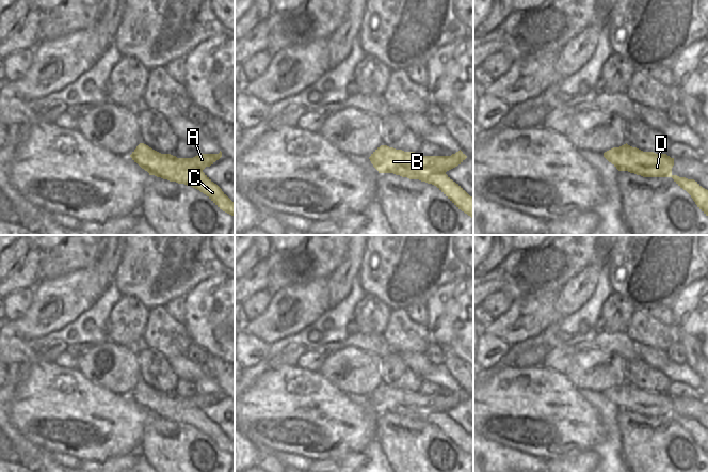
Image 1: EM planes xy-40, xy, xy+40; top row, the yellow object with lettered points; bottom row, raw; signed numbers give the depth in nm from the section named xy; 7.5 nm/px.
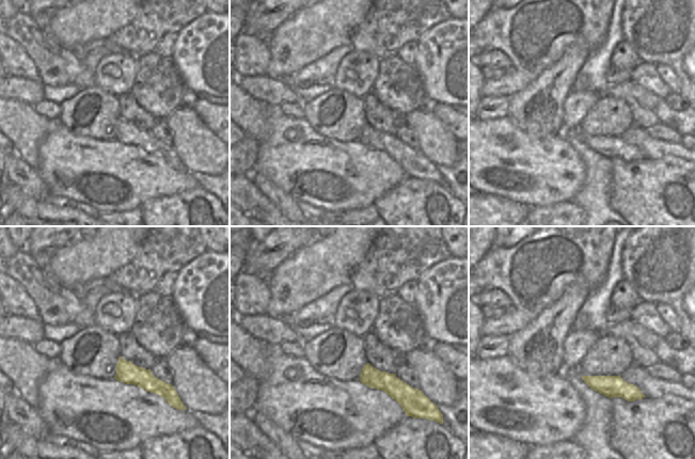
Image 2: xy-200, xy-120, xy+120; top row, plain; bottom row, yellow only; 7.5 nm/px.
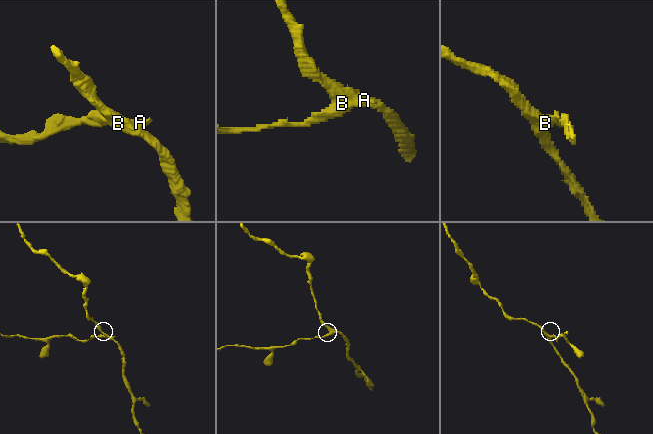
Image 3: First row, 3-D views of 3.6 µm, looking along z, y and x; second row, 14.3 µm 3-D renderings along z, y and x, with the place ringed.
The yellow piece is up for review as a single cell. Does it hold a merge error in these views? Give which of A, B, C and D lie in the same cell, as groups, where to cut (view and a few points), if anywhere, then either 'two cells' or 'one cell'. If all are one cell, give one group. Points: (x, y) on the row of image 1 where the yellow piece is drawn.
groups A B D / C; cut xy (445, 172), (432, 172), (422, 176), (407, 177); two cells

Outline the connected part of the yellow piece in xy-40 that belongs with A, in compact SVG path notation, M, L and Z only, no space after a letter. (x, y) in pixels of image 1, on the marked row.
M222 152L219 154L199 154L193 158L177 158L179 166L182 169L199 169L204 170L206 167L210 167L216 160L222 157Z

